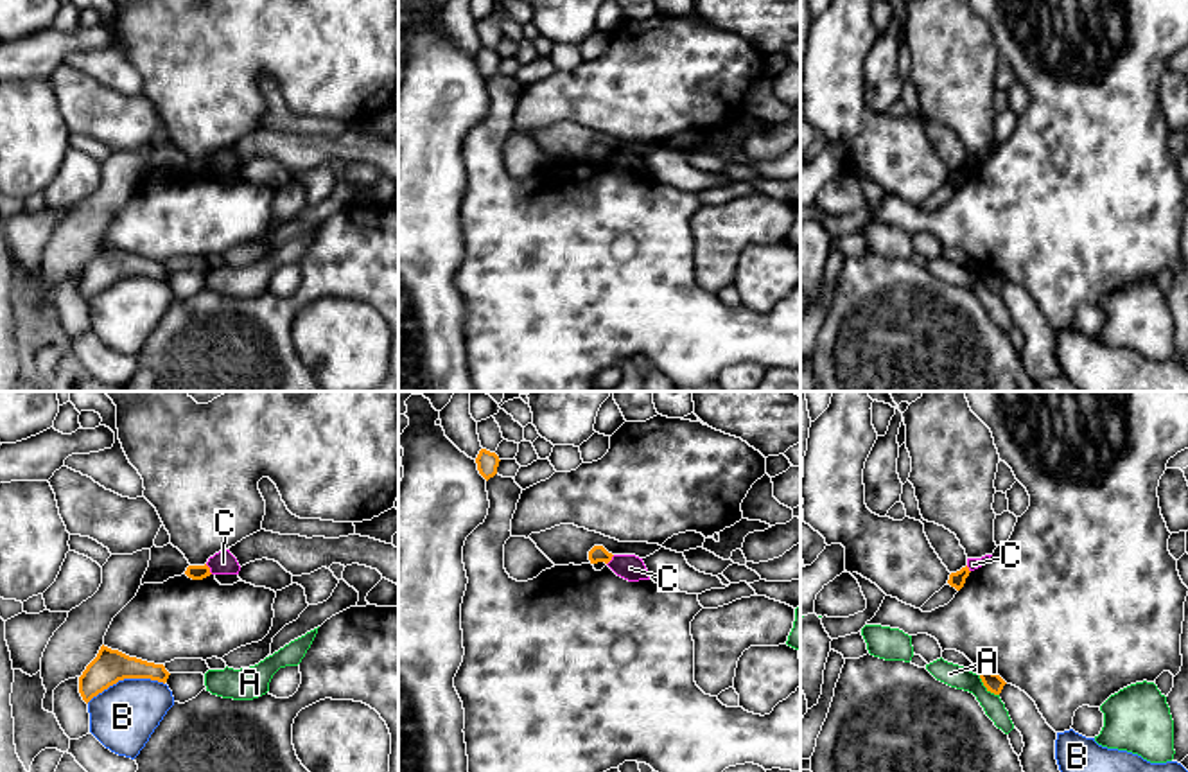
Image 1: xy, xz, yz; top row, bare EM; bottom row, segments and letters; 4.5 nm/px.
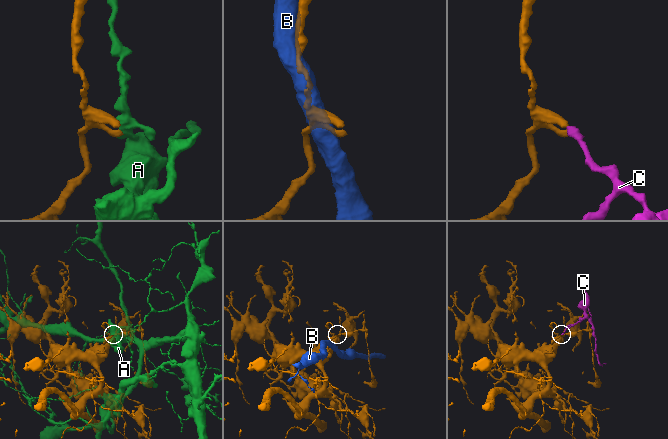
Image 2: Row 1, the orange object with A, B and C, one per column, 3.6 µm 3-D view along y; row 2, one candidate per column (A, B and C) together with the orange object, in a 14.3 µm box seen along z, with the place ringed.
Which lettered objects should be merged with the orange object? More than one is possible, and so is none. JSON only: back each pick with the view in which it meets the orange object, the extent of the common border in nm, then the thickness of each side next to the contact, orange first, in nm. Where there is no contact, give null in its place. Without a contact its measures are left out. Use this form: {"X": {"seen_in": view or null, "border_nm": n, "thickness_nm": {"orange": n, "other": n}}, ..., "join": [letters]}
{"join": []}

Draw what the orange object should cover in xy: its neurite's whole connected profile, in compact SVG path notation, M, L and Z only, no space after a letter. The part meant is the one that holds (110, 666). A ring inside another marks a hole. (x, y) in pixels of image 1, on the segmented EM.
M100 646L97 657L79 677L79 693L88 704L93 697L124 679L151 679L167 682L169 671L163 664L147 662L129 657L118 650Z

